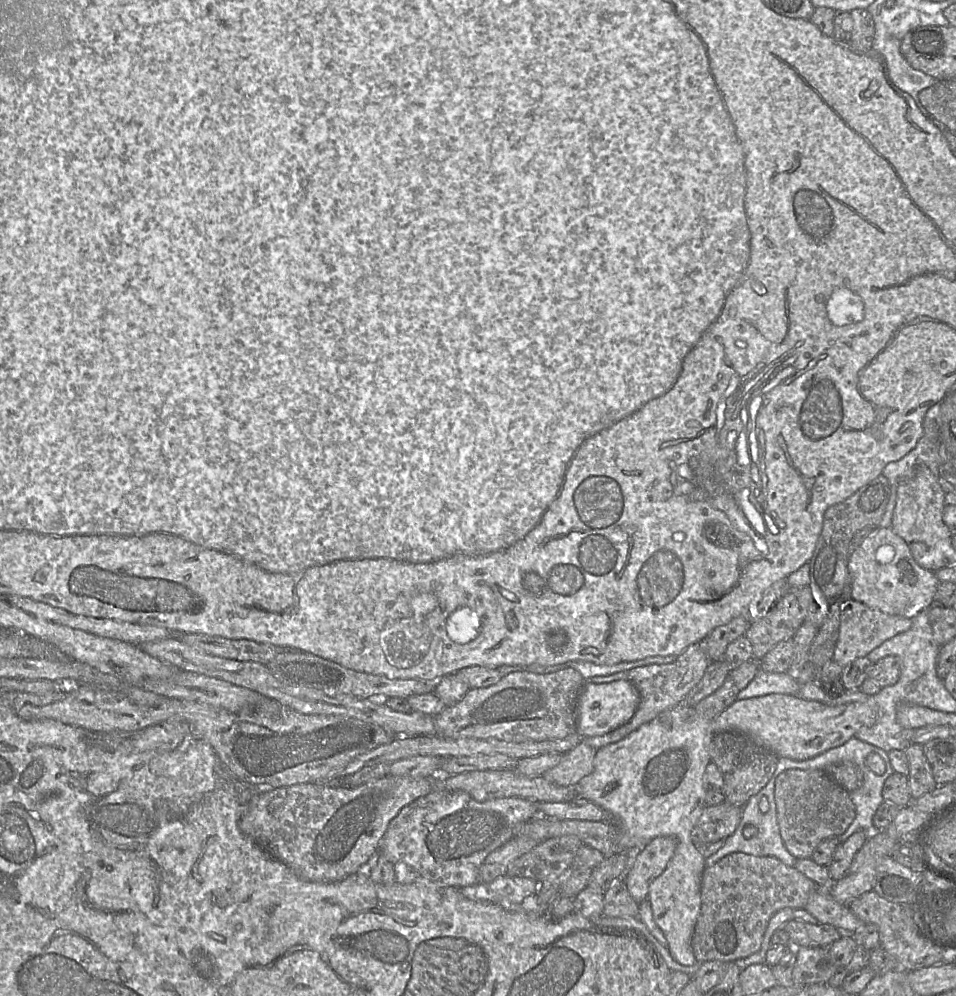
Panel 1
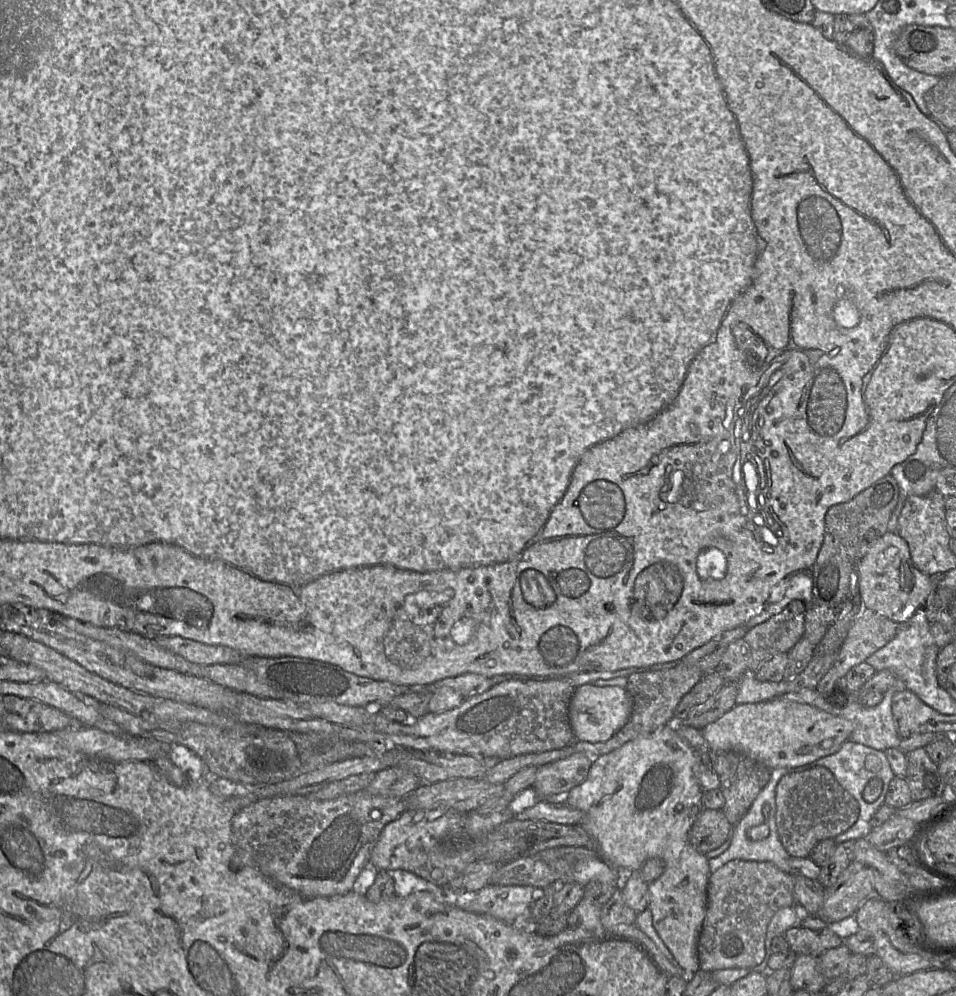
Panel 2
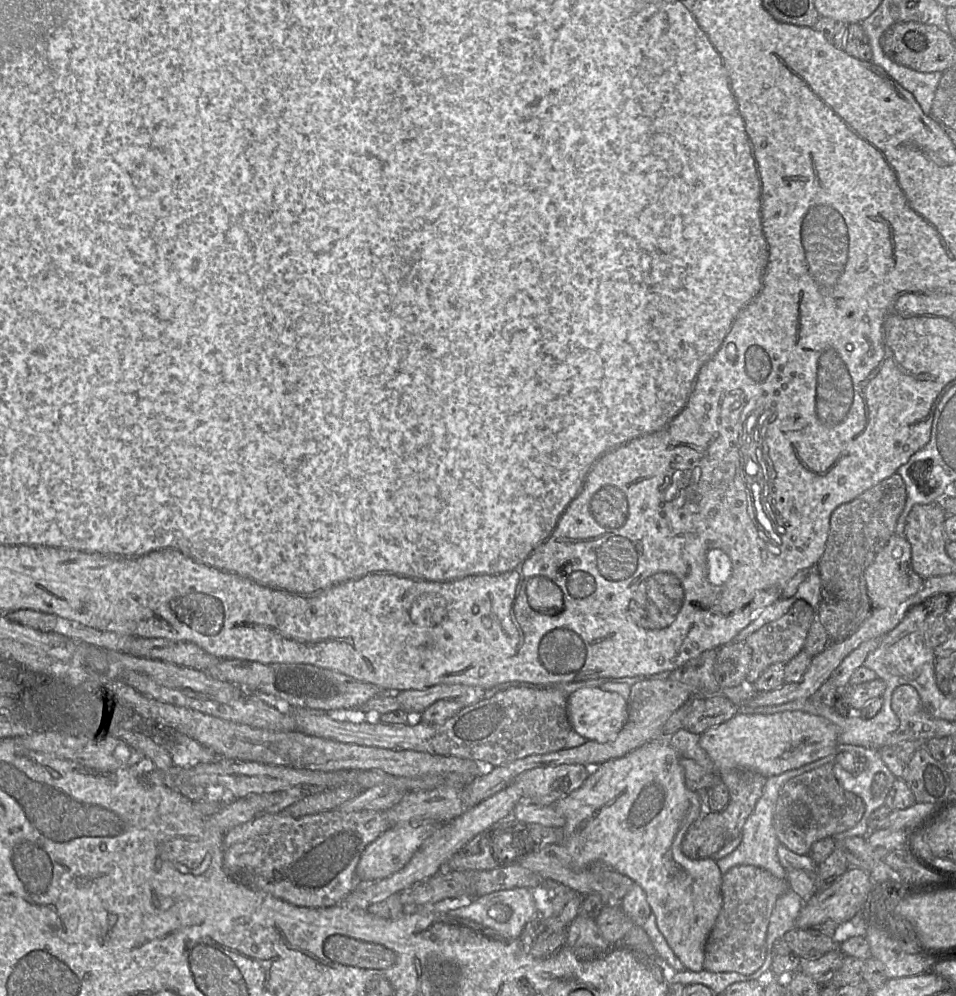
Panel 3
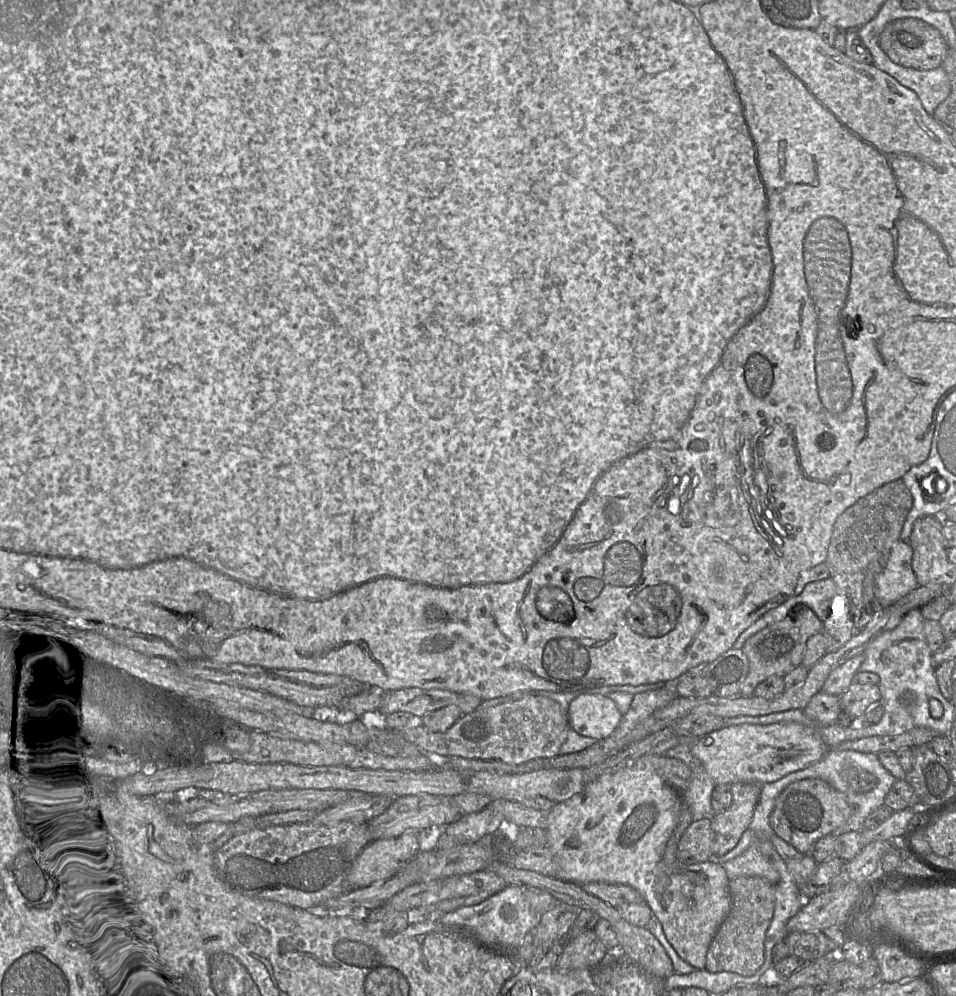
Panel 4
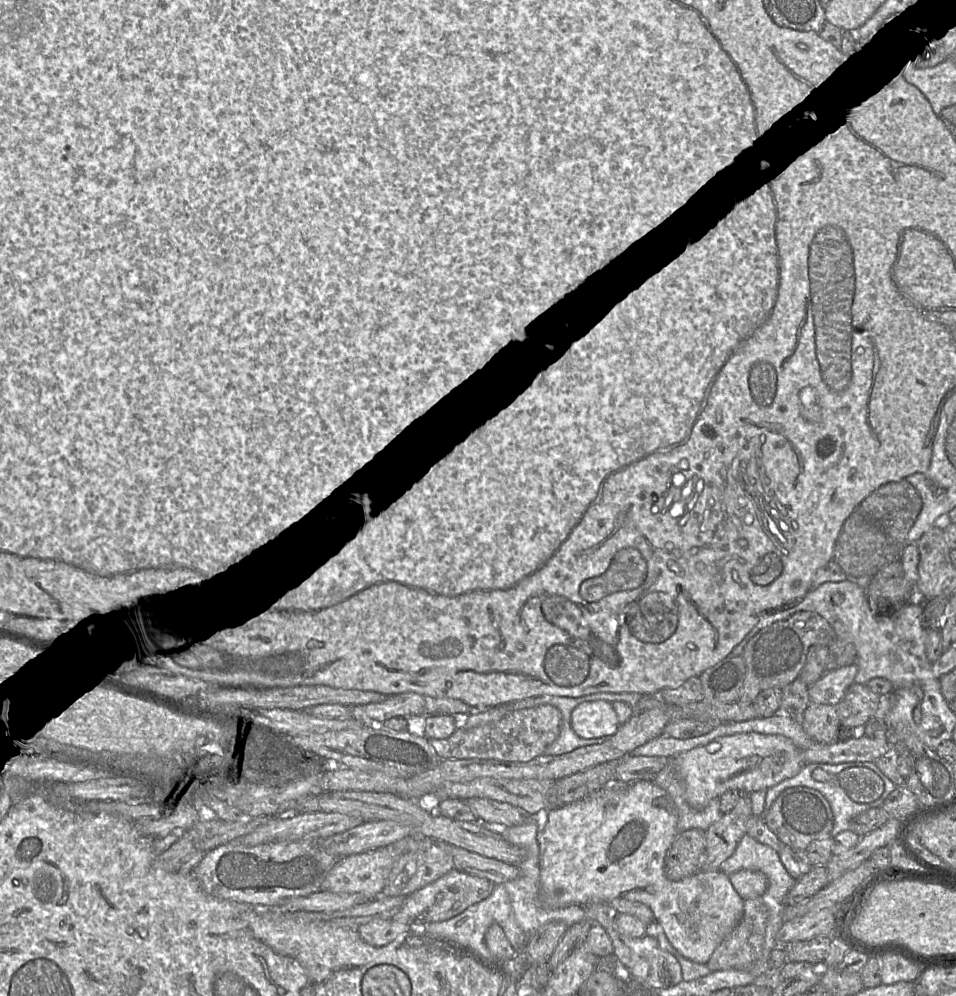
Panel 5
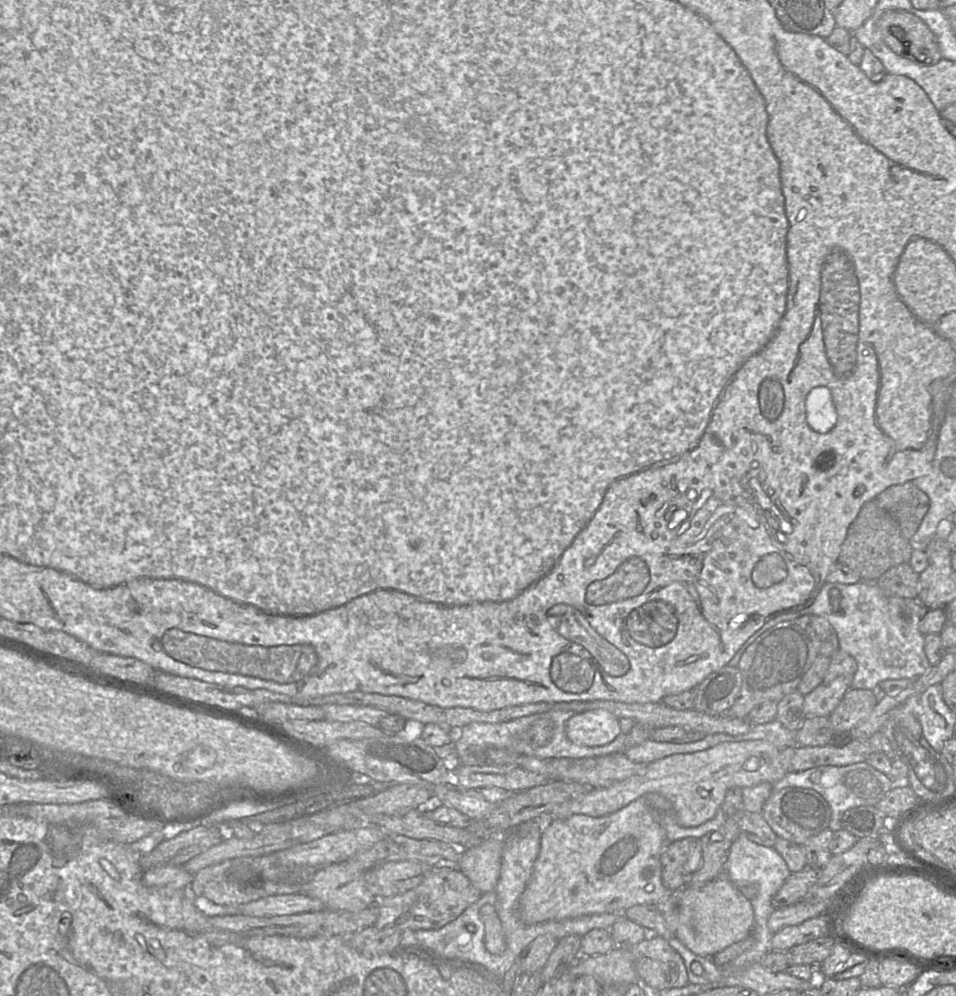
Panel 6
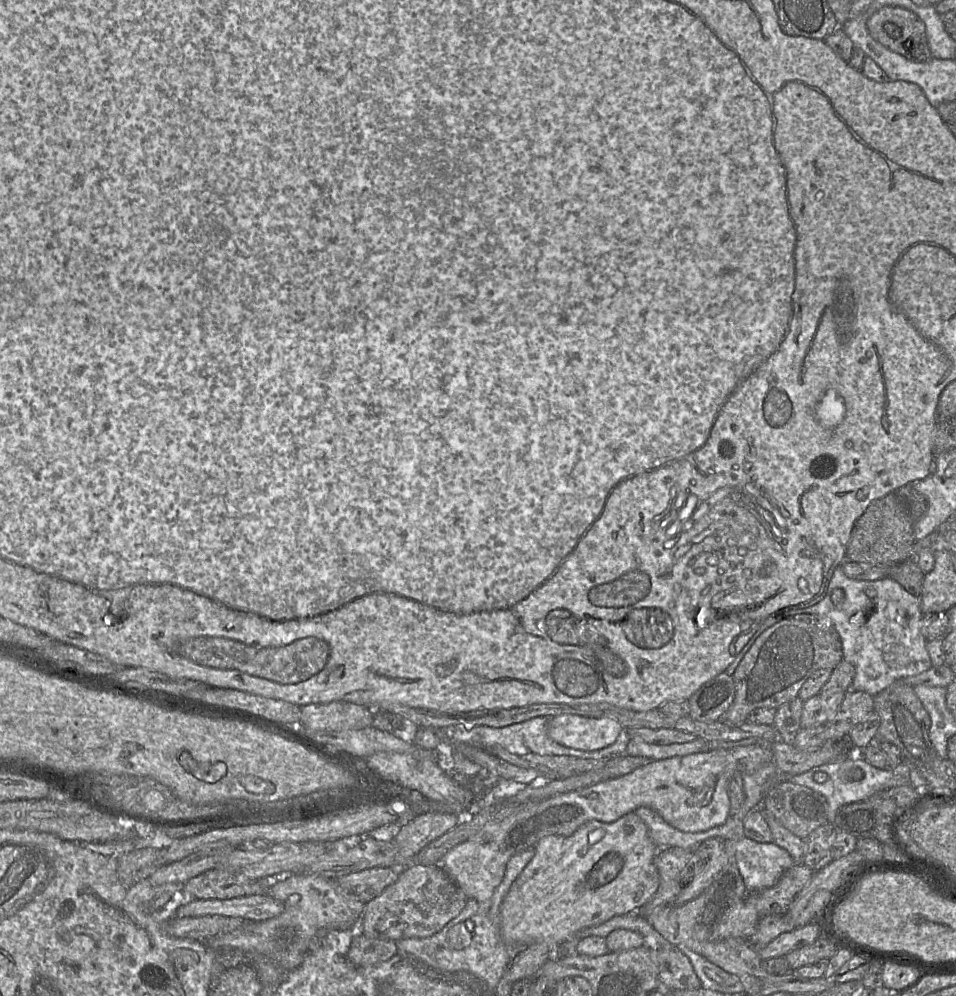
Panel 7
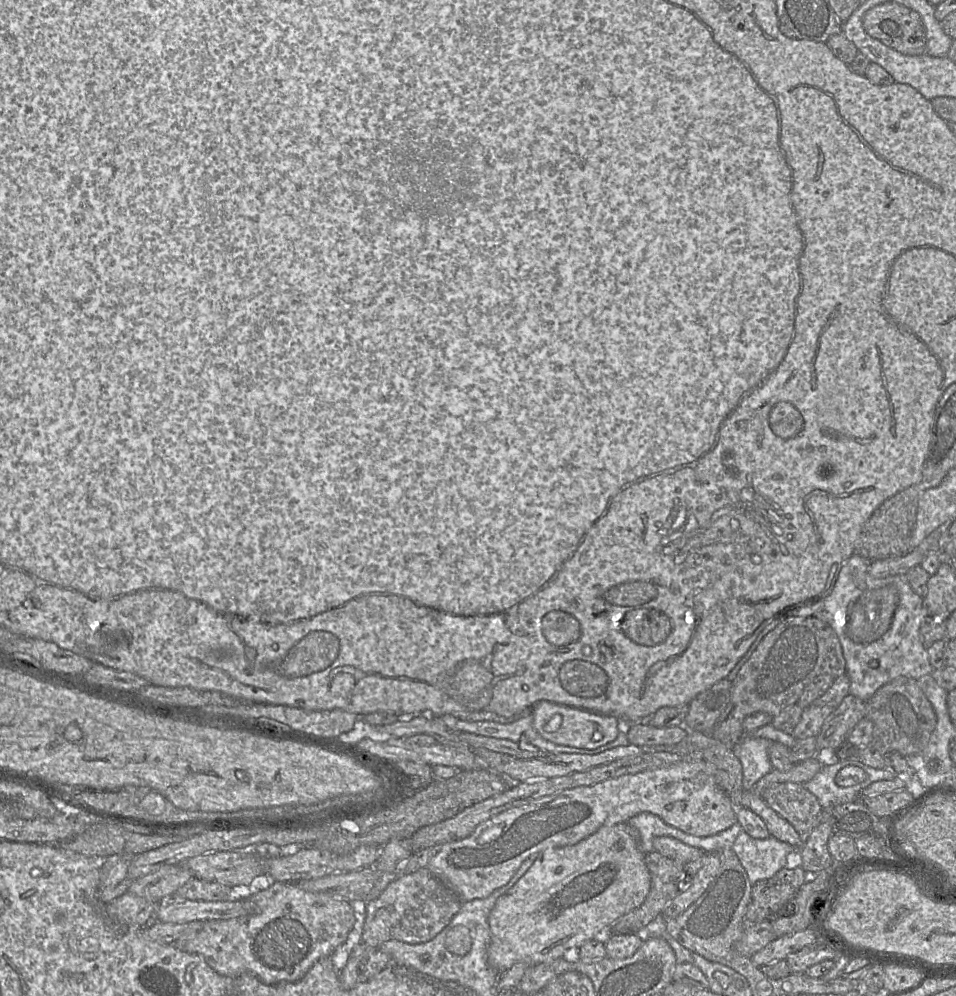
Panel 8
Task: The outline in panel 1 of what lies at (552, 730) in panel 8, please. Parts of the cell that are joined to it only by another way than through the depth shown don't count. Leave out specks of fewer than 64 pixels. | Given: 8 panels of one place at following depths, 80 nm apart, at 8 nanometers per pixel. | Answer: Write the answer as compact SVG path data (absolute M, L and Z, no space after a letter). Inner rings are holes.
M629 680L606 684L585 682L577 701L577 732L583 737L600 736L627 723L634 715L640 695Z

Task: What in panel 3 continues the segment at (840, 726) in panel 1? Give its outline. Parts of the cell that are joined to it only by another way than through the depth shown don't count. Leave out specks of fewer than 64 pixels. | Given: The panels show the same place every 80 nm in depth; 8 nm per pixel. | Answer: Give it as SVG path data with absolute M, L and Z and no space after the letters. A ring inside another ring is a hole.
M738 711L727 722L712 727L700 735L700 745L714 763L715 772L743 768L760 773L766 778L800 768L830 755L838 745L838 727L818 715L803 711L784 711L775 714L746 714Z

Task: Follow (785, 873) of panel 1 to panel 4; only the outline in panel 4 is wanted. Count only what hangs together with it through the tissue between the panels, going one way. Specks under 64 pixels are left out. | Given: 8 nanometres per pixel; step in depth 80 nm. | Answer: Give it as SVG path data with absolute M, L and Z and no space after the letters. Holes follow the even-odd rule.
M741 876L729 880L731 909L715 934L706 956L705 970L752 976L764 962L766 932L773 918L775 886L763 878Z

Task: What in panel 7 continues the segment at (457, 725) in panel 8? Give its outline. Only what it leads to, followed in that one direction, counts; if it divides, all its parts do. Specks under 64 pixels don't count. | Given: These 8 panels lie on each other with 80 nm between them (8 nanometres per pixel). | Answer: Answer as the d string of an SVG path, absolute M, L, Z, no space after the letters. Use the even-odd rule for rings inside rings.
M546 717L531 718L527 721L512 724L503 728L492 728L488 726L477 726L466 728L464 726L456 726L448 730L449 740L453 745L468 744L485 751L491 751L492 747L502 747L512 754L523 756L526 754L544 755L564 755L573 756L580 759L600 759L603 757L603 748L595 751L583 751L562 746L555 742L548 735L548 721Z

